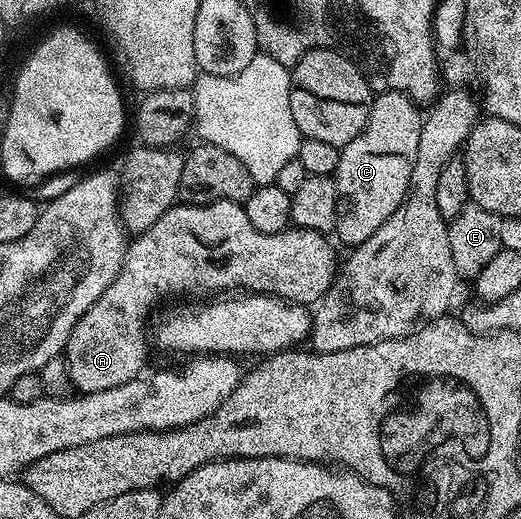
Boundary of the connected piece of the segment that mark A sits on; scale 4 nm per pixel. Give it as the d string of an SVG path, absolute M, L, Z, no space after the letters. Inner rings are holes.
M208 202L202 206L191 206L188 204L178 204L172 206L167 212L163 212L163 216L159 216L159 220L155 220L155 224L151 224L151 228L140 231L136 235L137 238L128 243L125 251L125 259L121 265L121 270L115 276L115 280L105 289L103 296L99 296L99 300L95 300L95 304L91 304L91 308L87 308L87 312L83 312L83 316L75 324L75 328L71 332L71 336L67 340L63 351L63 361L67 371L68 381L73 382L74 391L82 394L90 394L91 392L107 392L107 388L119 388L119 384L127 384L131 380L135 380L142 373L141 370L145 366L145 321L149 318L149 309L153 306L153 301L160 296L164 290L177 290L180 286L190 286L193 290L213 290L216 286L237 286L233 288L244 288L246 291L254 294L276 294L278 298L283 298L287 302L295 302L298 304L320 303L321 298L333 286L333 280L337 277L339 270L339 258L333 252L333 246L328 241L326 235L319 234L314 230L298 230L290 228L283 232L275 232L268 234L267 232L259 232L259 228L255 228L251 224L251 220L247 220L247 212L244 205L240 202Z

